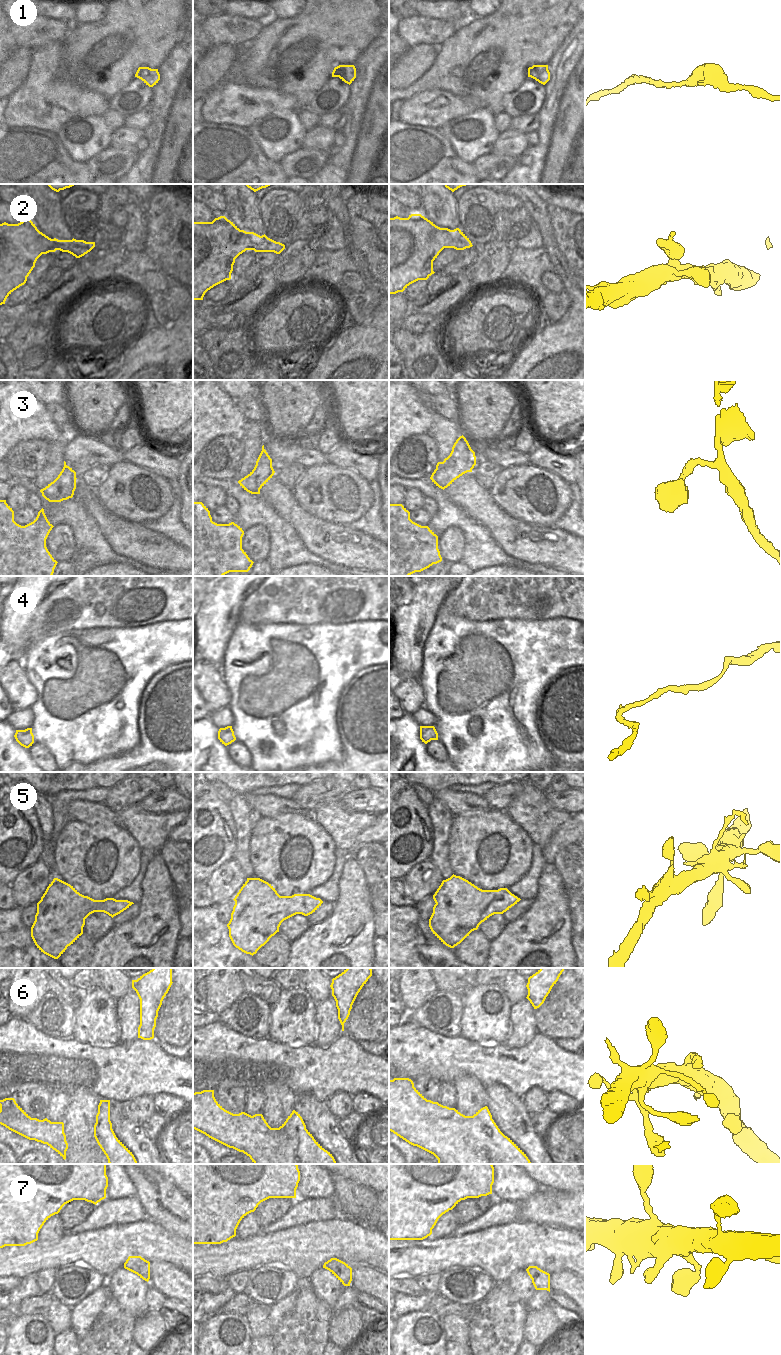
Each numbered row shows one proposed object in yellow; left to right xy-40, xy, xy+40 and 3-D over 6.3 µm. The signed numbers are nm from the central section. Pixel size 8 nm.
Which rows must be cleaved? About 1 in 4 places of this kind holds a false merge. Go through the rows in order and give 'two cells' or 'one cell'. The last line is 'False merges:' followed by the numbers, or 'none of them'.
1: one cell
2: one cell
3: one cell
4: one cell
5: two cells
6: one cell
7: one cell
False merges: 5

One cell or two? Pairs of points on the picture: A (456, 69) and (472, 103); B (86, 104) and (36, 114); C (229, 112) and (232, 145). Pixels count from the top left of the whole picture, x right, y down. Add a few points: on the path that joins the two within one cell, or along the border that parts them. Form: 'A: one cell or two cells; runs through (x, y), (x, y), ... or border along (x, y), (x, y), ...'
A: two cells; border along (446, 90), (459, 96), (472, 96), (483, 107)
B: one cell; runs through (74, 104), (55, 104), (48, 108)
C: two cells; border along (207, 122), (240, 126), (247, 129)

